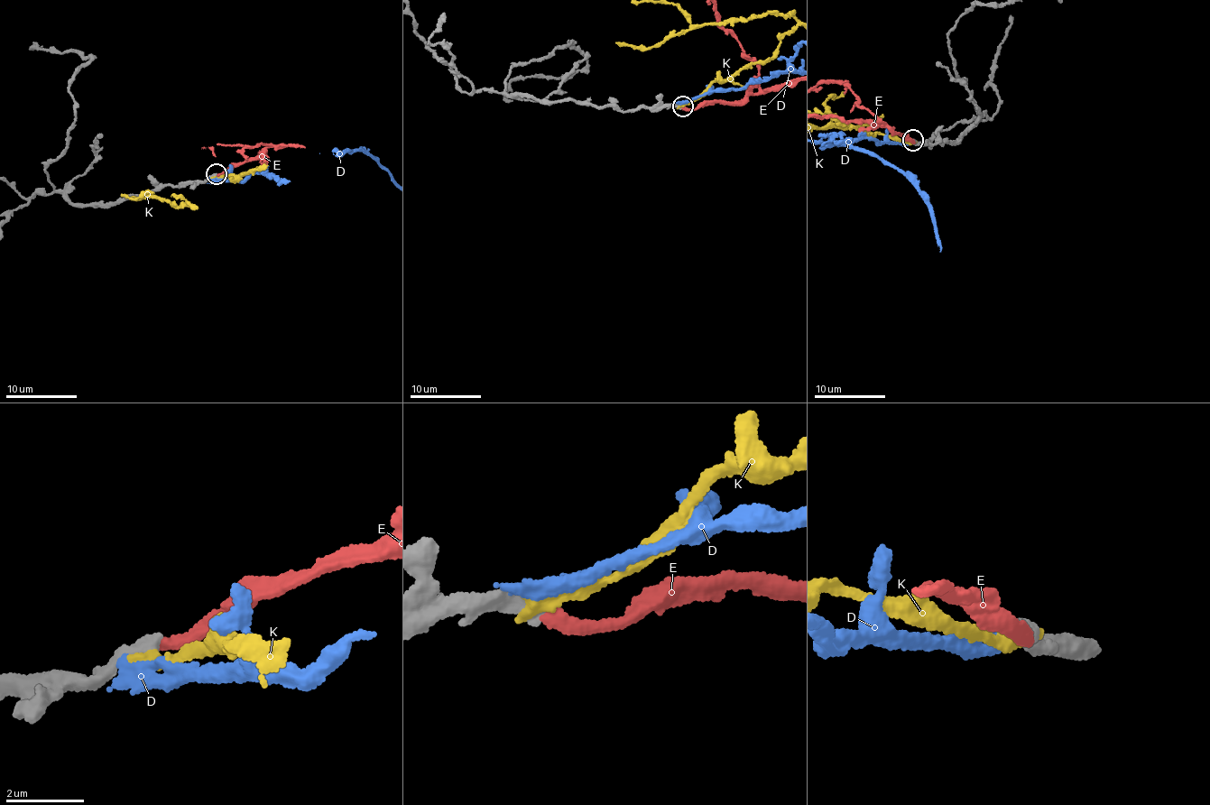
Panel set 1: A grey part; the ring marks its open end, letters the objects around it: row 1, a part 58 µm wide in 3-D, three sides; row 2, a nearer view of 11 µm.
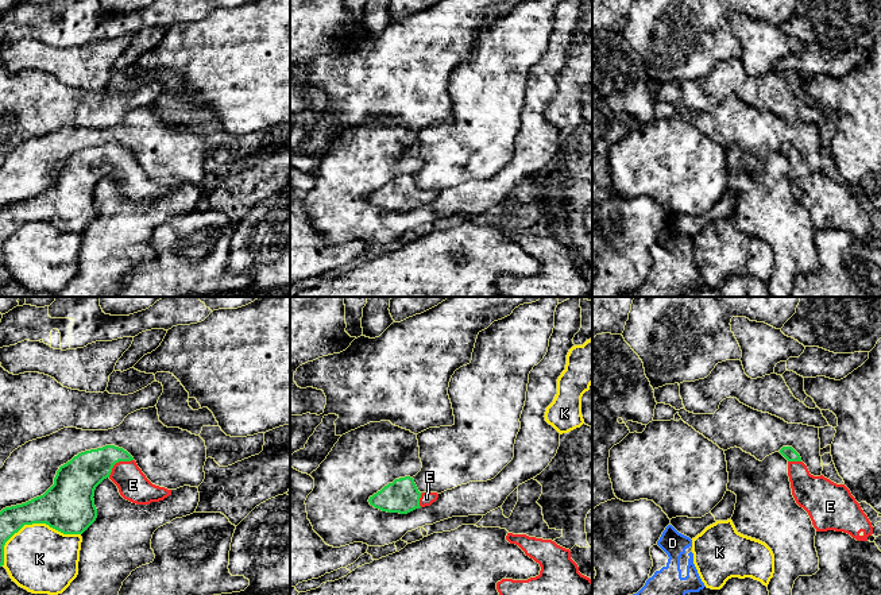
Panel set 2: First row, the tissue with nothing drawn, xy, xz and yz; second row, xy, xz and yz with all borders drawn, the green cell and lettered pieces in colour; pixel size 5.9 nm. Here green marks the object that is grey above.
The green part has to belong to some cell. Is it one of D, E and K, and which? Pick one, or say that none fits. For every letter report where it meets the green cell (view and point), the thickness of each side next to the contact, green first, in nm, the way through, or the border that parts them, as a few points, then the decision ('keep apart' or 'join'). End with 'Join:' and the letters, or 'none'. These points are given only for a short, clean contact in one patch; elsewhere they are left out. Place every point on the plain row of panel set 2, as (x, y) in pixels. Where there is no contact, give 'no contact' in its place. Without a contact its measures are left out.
D: no contact; keep apart
E: meets green in xy at (118, 159); 240 nm thick on the green side, 180 nm on the other; join
K: meets green in xy at (31, 221); 320 nm thick on the green side, 400 nm on the other; keep apart
Join: E

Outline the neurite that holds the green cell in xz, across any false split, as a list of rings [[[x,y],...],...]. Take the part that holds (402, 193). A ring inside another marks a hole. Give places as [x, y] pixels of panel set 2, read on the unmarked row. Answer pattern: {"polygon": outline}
{"polygon": [[[410,174],[395,177],[370,194],[375,206],[387,210],[407,212],[416,206],[430,204],[438,196],[437,190],[420,190]]]}

